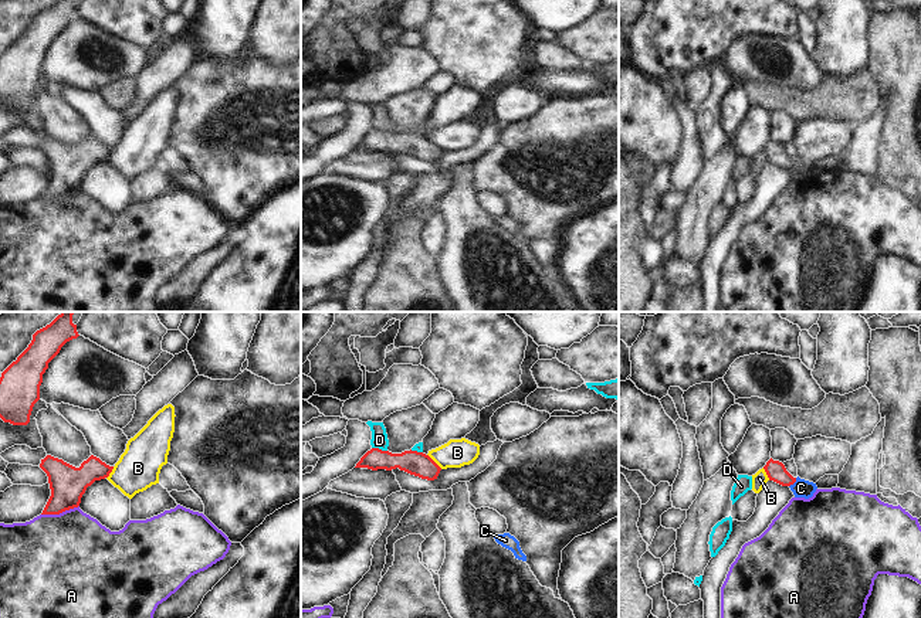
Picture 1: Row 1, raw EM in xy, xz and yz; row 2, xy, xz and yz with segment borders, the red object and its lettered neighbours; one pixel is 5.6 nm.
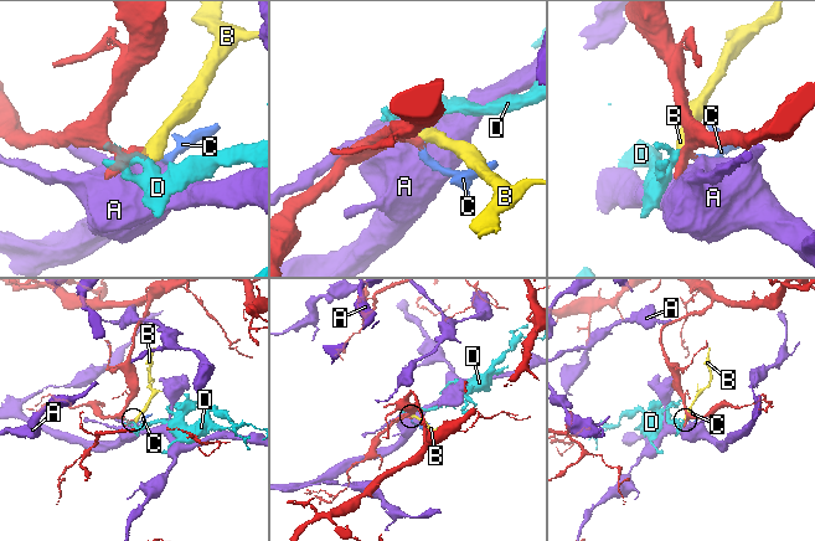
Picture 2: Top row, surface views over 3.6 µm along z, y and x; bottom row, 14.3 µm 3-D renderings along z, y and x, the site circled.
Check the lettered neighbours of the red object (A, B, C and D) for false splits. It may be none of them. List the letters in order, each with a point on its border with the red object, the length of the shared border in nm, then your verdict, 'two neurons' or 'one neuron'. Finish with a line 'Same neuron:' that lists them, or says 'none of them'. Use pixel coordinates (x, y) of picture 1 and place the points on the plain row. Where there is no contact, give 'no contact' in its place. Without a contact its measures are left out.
A: xy (60, 194) | 220 nm | two neurons
B: xz (433, 143) | 120 nm | two neurons
C: yz (793, 165) | 70 nm | one neuron
D: xz (378, 131) | 90 nm | two neurons
Same neuron: C

